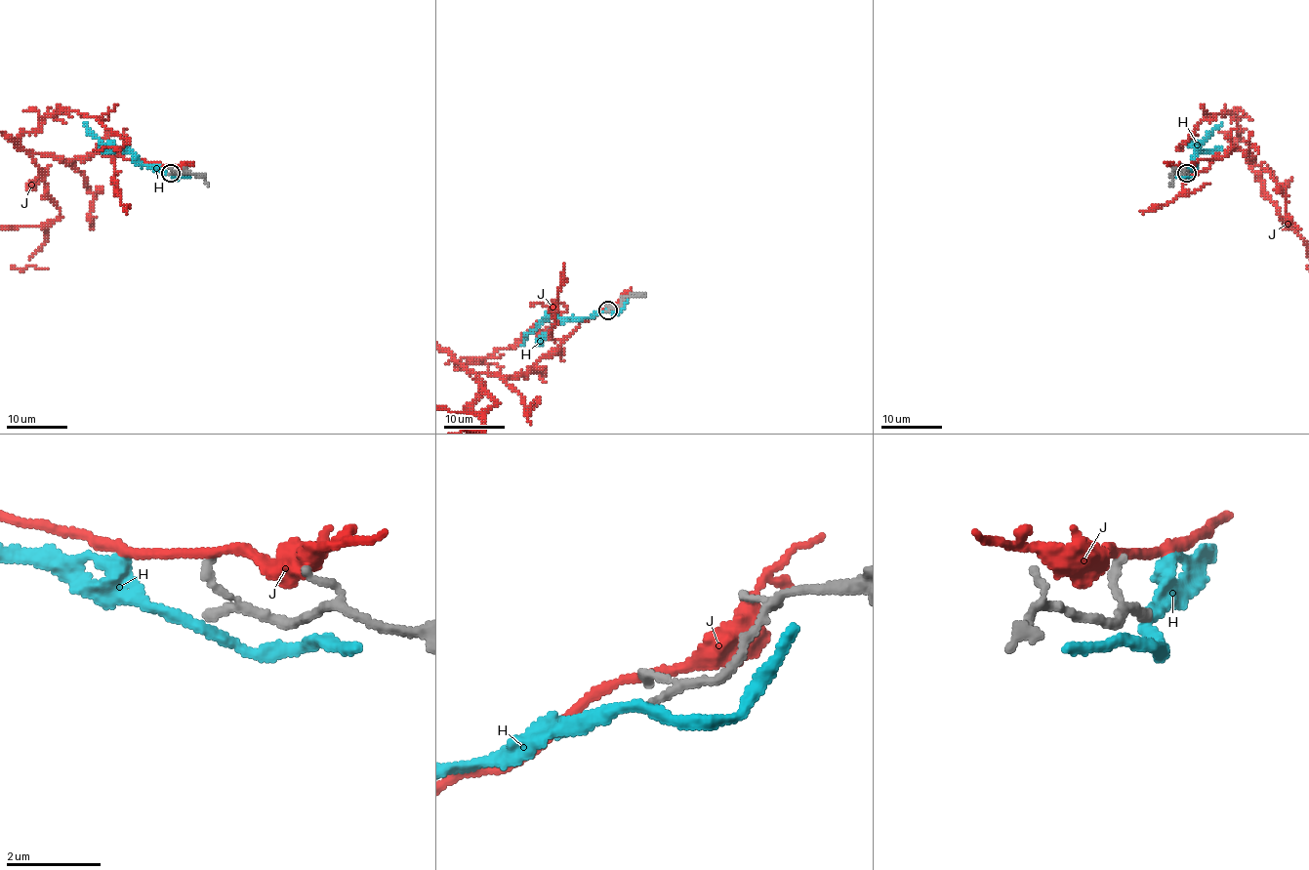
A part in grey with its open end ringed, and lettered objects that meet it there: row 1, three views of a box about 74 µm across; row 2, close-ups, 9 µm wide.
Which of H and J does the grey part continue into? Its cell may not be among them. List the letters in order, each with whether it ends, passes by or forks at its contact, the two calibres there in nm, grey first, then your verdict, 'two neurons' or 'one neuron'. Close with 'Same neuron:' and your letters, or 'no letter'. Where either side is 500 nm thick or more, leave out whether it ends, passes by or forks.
H: it passes by; calibres 120 and 220 nm; two neurons
J: it passes by; calibres 180 and 190 nm; two neurons
Same neuron: no letter

